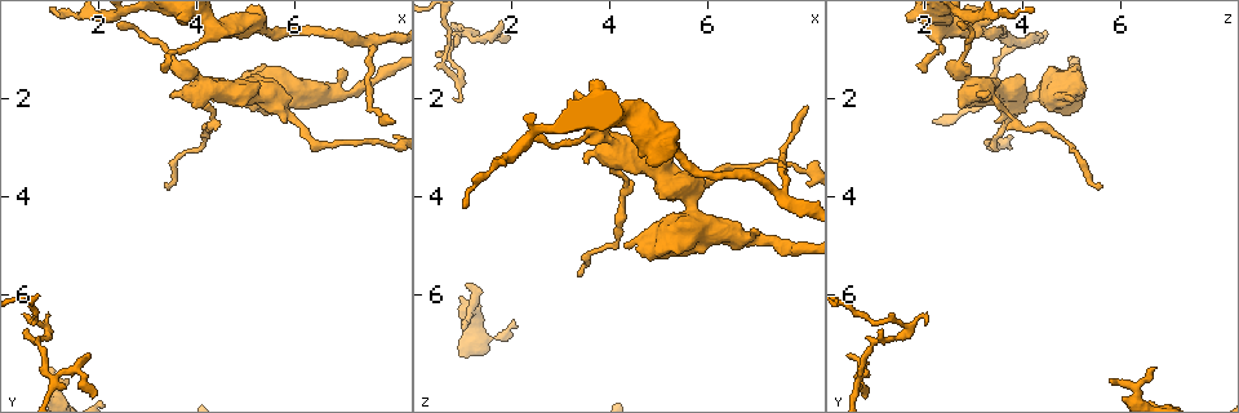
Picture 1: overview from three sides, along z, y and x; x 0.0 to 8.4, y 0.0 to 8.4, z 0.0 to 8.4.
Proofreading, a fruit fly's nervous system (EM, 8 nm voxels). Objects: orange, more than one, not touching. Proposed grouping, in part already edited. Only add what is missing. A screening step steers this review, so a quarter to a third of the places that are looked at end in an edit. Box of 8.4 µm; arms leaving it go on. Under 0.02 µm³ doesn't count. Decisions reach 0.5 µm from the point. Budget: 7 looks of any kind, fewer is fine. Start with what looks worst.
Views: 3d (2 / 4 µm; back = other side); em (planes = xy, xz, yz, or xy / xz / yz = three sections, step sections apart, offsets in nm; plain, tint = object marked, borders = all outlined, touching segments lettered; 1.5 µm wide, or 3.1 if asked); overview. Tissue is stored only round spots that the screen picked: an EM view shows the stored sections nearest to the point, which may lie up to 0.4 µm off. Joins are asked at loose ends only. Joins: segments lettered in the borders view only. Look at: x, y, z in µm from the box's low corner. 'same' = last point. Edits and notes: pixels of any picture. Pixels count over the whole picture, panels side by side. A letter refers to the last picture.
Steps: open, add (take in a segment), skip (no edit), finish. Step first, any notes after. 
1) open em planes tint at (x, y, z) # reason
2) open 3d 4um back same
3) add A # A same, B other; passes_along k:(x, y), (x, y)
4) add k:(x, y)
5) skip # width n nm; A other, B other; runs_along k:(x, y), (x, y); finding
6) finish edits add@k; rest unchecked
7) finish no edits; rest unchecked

open em xy step 4 tint at (3.60, 1.95, 3.30) # an open end

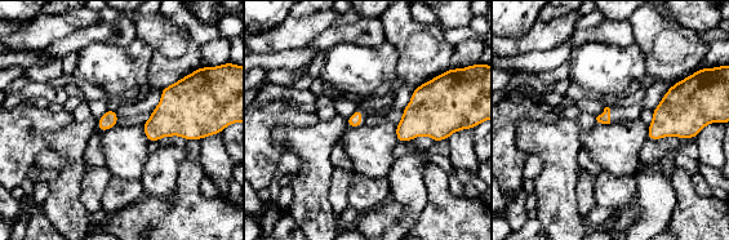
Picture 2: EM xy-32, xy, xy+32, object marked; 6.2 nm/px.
open em xy step 4 borders same # see the neighbours

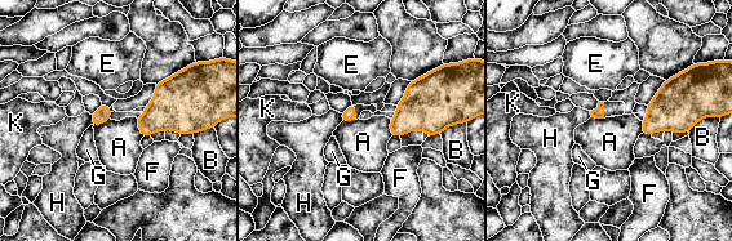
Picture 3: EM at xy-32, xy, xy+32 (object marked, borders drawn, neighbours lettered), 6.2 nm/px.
skip # A other, B other, E other, F other, G other, H other, K other; border 3:(134, 117), (137, 129), (143, 135); no lettered segment goes on from it

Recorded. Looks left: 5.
open 3d 2um at (1.05, 7.80, 5.85) # thin end

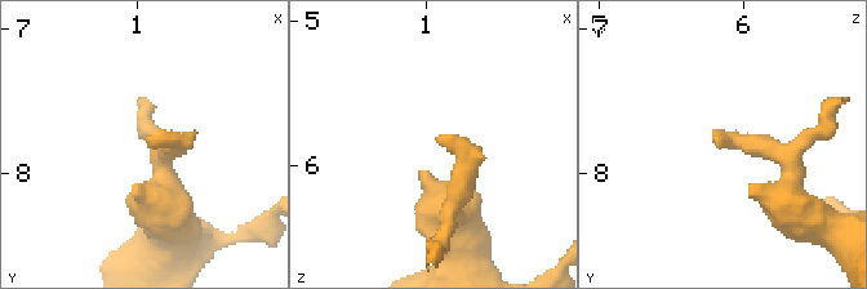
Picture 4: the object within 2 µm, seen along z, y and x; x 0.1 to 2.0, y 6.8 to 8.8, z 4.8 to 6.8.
open em xy step 4 tint at (1.08, 7.74, 5.80)

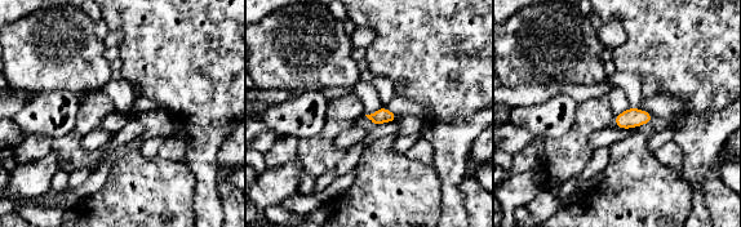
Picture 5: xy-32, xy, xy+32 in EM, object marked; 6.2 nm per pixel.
open em planes borders same

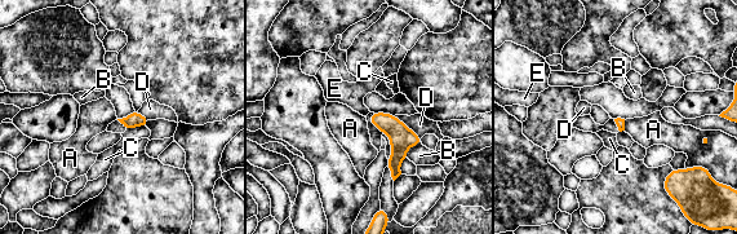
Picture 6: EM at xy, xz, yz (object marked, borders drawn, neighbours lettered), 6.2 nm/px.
add E # longest_contact D 220 nm; A other, B other, C other, D other, E same; it goes on there

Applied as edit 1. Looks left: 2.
open overview # redraw

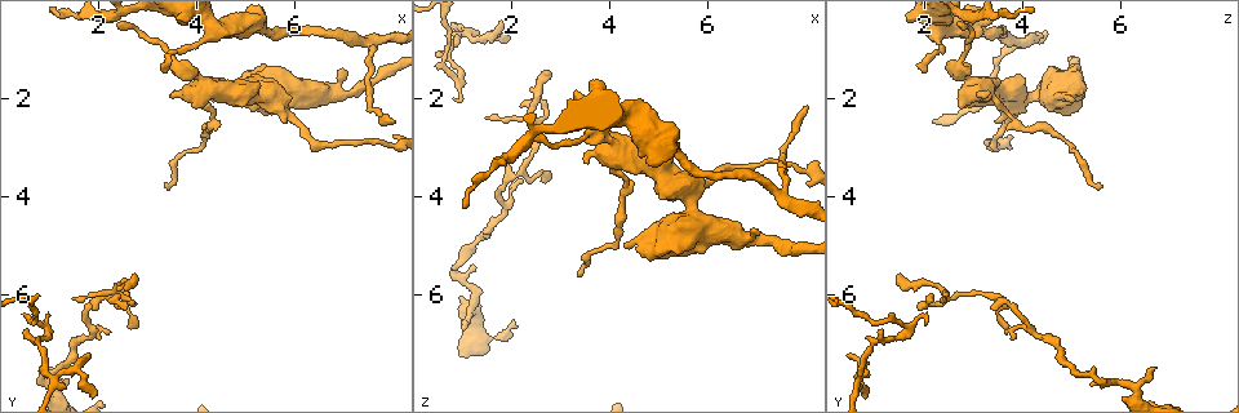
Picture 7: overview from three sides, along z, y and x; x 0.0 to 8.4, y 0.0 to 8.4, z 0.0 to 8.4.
open em planes borders at (7.05, 1.45, 4.65) # stops while still wide

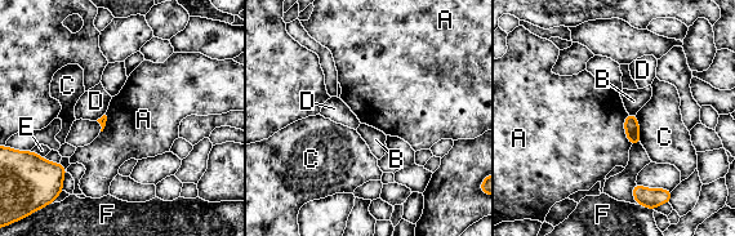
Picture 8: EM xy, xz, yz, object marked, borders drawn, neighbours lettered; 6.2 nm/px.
skip # A other, B other, C other, D other, E other, F other; border 8:(627, 114), (624, 133), (631, 146); no lettered segment goes on from it

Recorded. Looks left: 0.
finish edits add@6; rest unchecked

